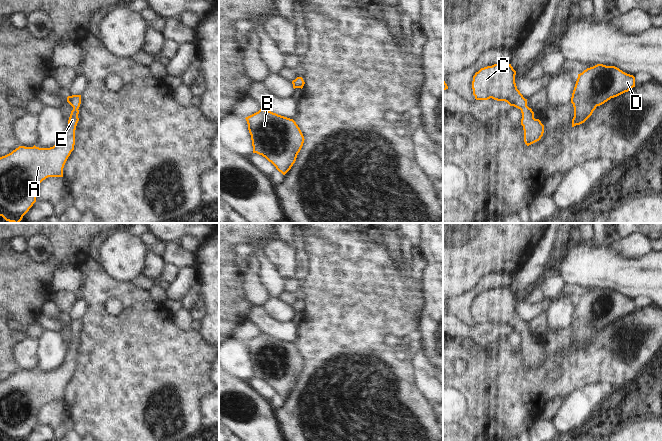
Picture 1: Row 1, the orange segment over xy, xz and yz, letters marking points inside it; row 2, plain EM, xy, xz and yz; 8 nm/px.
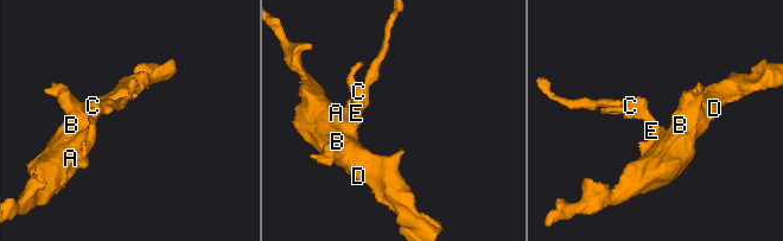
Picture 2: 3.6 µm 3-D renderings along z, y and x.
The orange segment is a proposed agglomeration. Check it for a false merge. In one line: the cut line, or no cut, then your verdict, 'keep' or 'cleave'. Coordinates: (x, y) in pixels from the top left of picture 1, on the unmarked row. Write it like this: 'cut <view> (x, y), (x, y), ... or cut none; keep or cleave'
cut none; keep

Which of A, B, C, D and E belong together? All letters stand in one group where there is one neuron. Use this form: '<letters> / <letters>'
A B C D E

